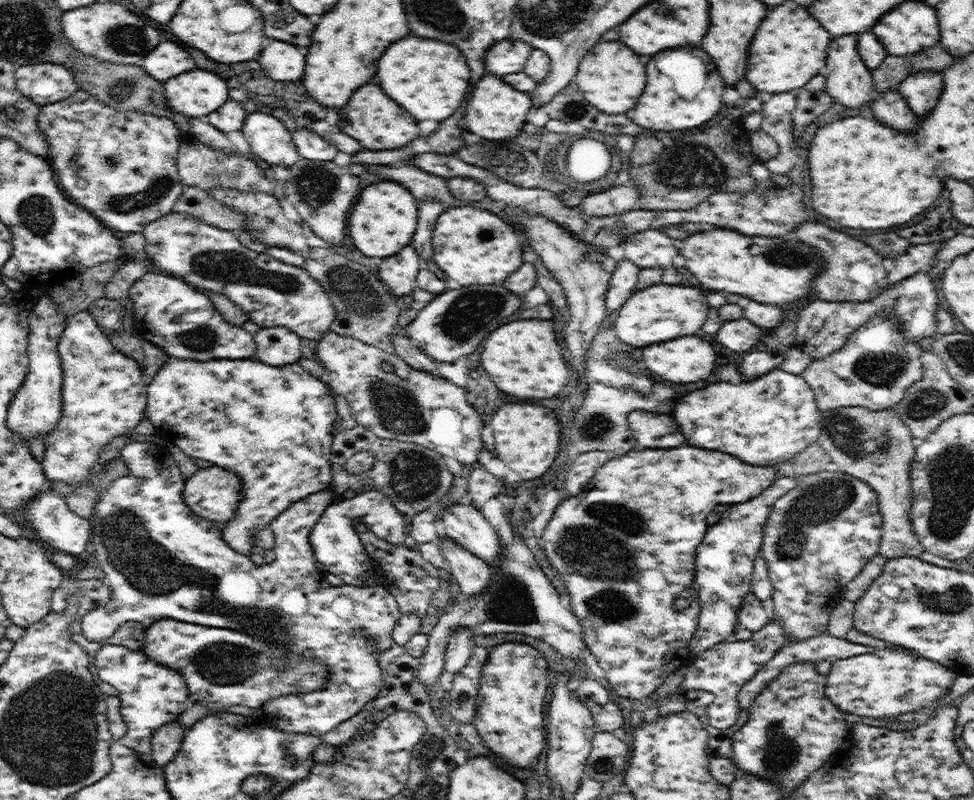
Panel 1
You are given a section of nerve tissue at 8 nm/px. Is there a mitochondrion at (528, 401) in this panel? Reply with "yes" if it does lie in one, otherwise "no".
no

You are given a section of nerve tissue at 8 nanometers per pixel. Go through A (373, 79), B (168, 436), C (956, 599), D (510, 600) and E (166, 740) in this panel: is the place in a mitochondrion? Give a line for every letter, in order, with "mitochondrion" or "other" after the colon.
A: other
B: other
C: mitochondrion
D: mitochondrion
E: other

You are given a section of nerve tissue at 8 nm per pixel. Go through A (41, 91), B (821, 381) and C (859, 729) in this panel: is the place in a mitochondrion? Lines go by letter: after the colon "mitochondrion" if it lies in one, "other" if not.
A: other
B: other
C: other

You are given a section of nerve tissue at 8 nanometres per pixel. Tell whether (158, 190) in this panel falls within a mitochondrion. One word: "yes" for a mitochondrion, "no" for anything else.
yes

